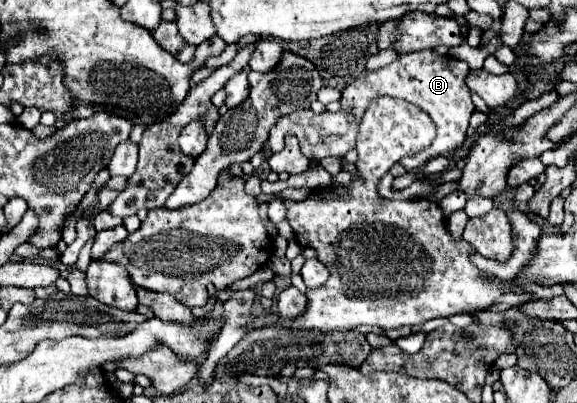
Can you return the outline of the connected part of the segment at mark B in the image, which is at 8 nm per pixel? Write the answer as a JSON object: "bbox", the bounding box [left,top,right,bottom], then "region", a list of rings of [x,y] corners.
{"bbox":[277,49,474,171],"region":[[[430,49],[418,51],[418,53],[404,53],[398,57],[398,61],[394,61],[382,69],[362,71],[358,75],[358,79],[354,79],[342,91],[340,111],[336,111],[336,113],[324,111],[320,115],[312,113],[312,109],[294,111],[280,117],[277,121],[278,127],[286,129],[284,131],[286,135],[291,133],[298,137],[302,153],[310,161],[322,161],[326,157],[344,157],[350,149],[354,149],[356,129],[358,129],[360,119],[362,119],[366,107],[370,105],[370,101],[376,97],[382,97],[382,95],[400,97],[400,99],[406,99],[406,101],[418,105],[420,109],[424,109],[438,125],[438,135],[436,135],[432,147],[428,147],[426,151],[422,151],[418,155],[412,155],[412,157],[406,157],[400,161],[408,171],[412,171],[412,169],[422,167],[426,161],[430,161],[438,155],[452,153],[466,139],[468,121],[470,121],[470,115],[474,113],[470,89],[464,83],[468,71],[470,71],[468,63],[458,61],[454,57],[442,57]]]}

